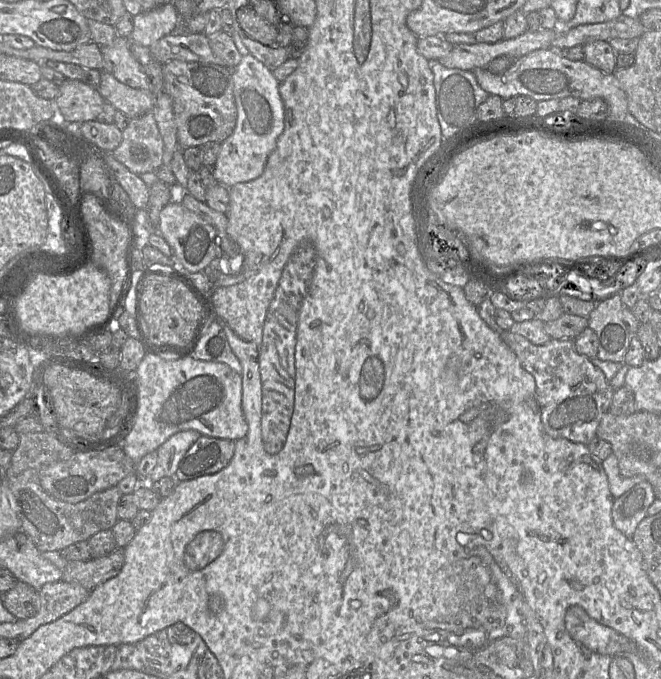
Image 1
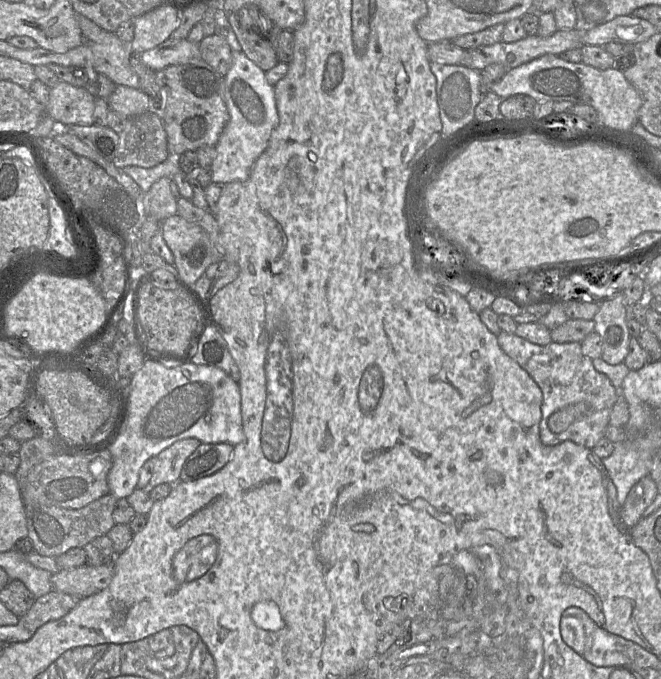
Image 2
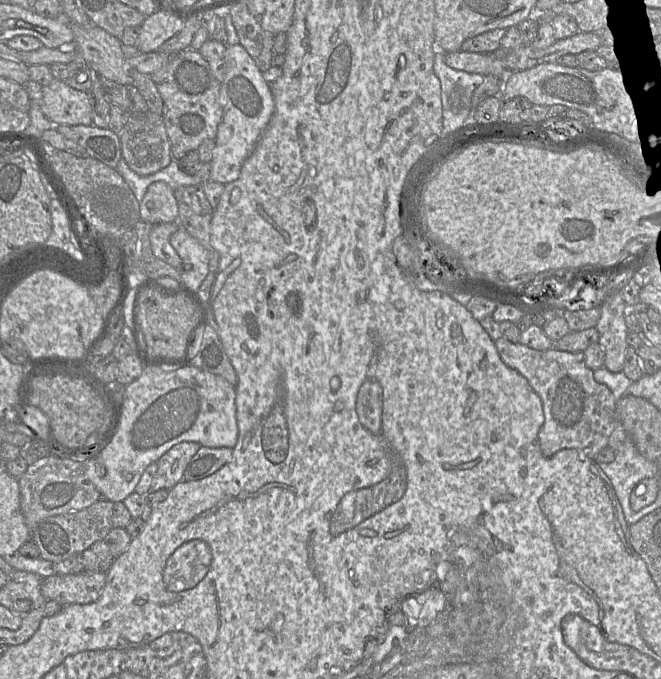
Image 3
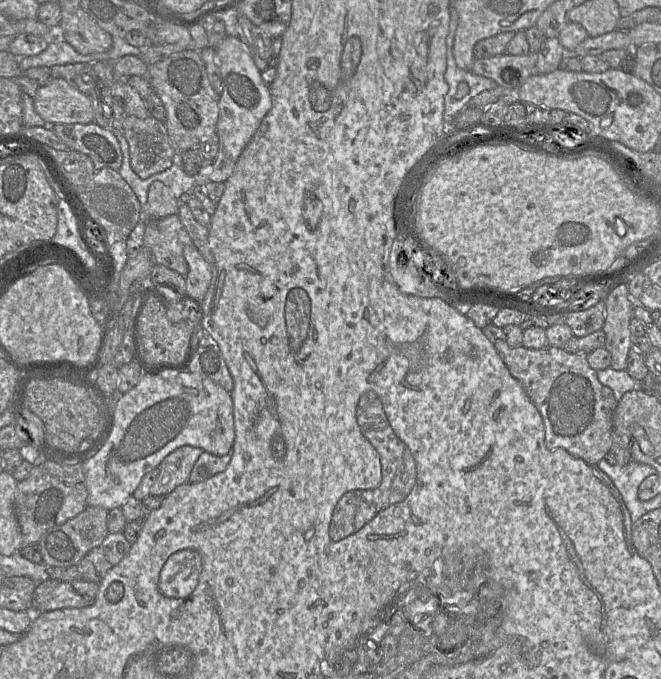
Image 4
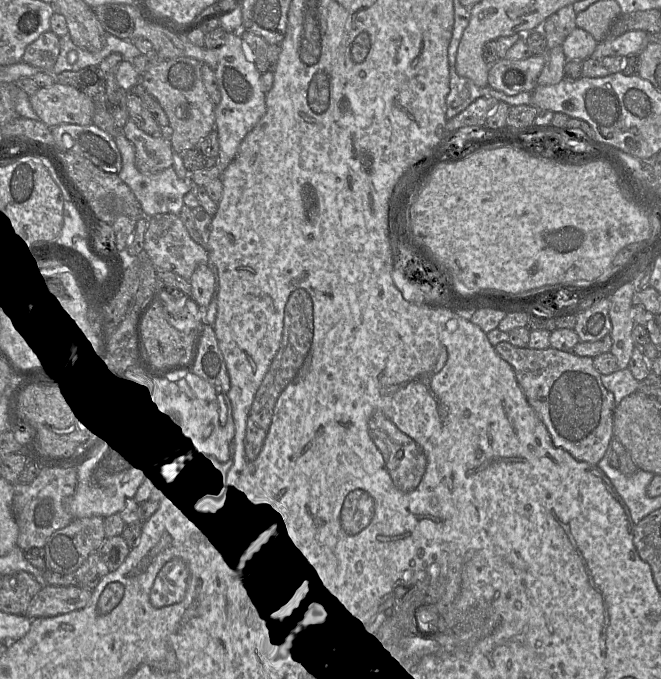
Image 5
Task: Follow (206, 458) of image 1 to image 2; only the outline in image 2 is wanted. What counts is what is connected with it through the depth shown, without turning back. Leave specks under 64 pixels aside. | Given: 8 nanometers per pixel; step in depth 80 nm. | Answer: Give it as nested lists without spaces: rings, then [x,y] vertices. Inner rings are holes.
[[[201,443],[183,464],[180,481],[188,482],[214,474],[230,460],[234,446],[228,443]]]

